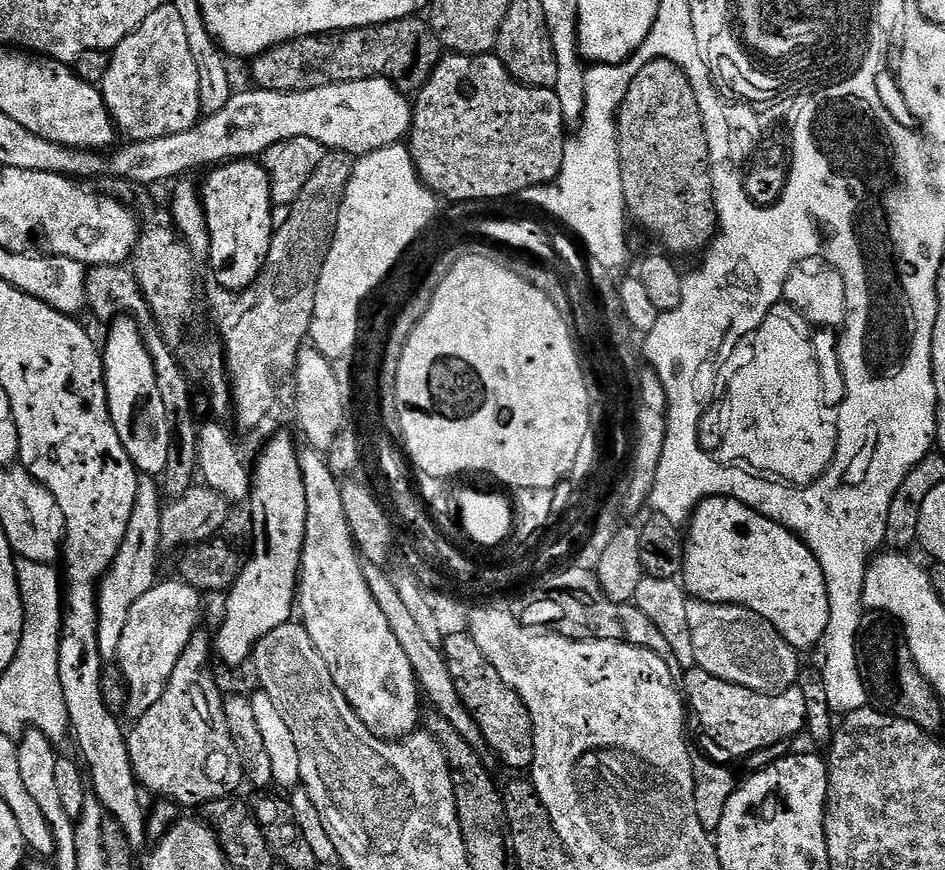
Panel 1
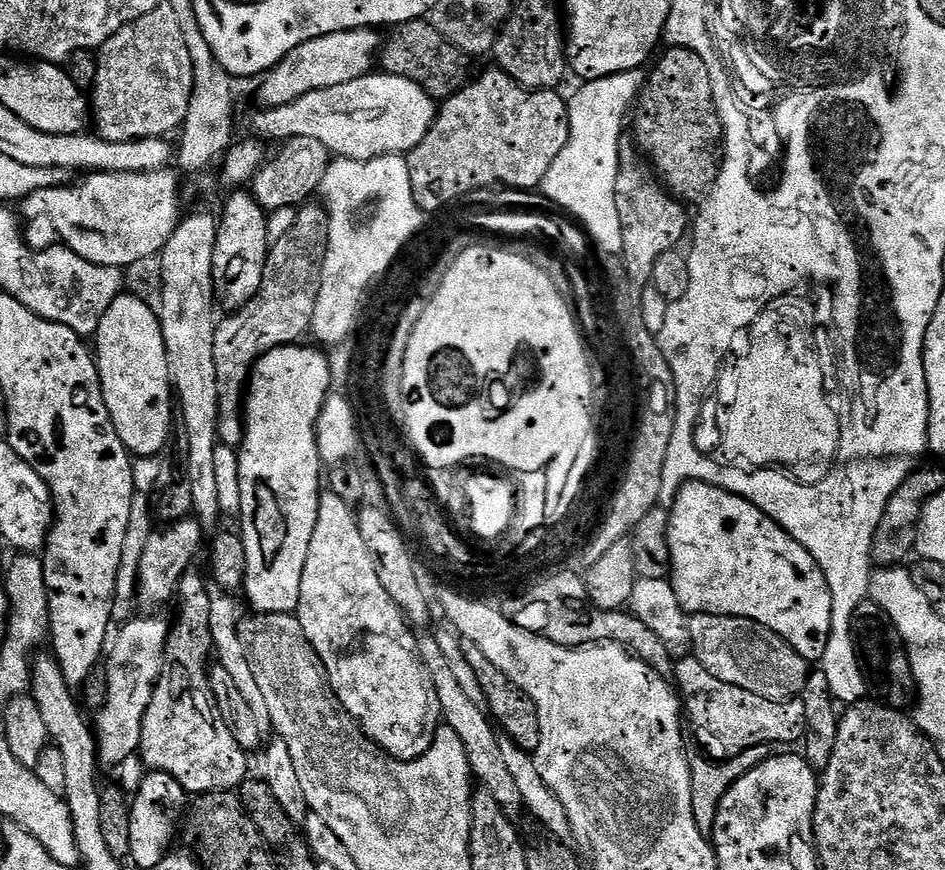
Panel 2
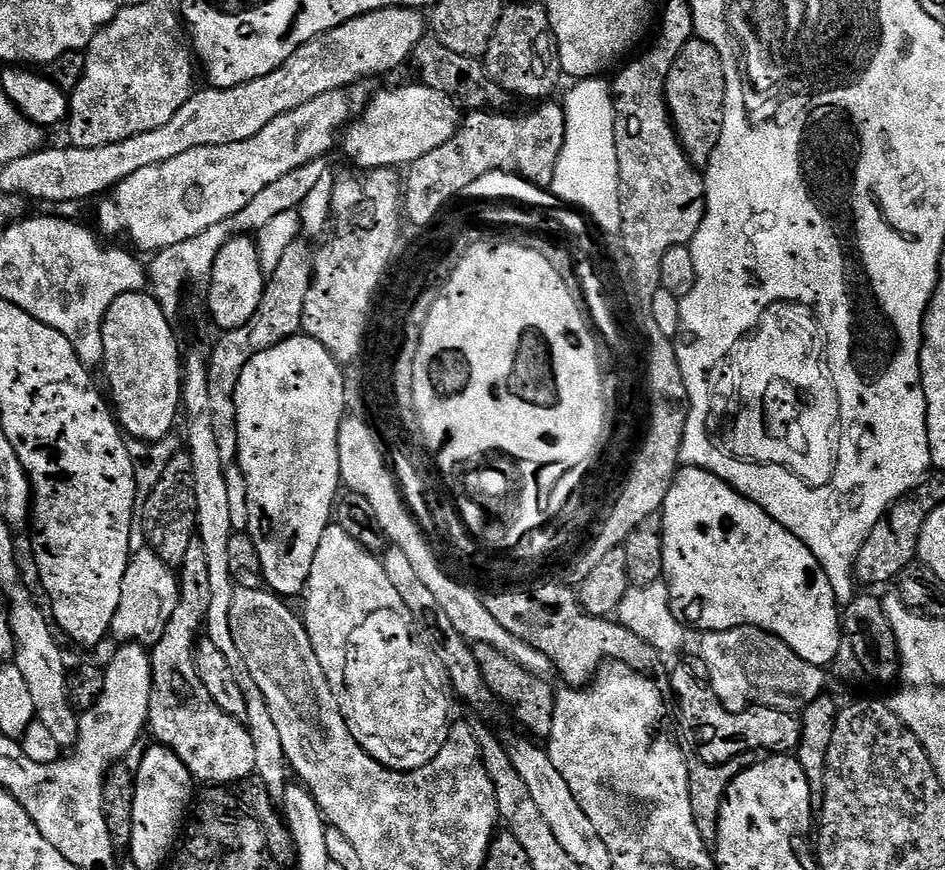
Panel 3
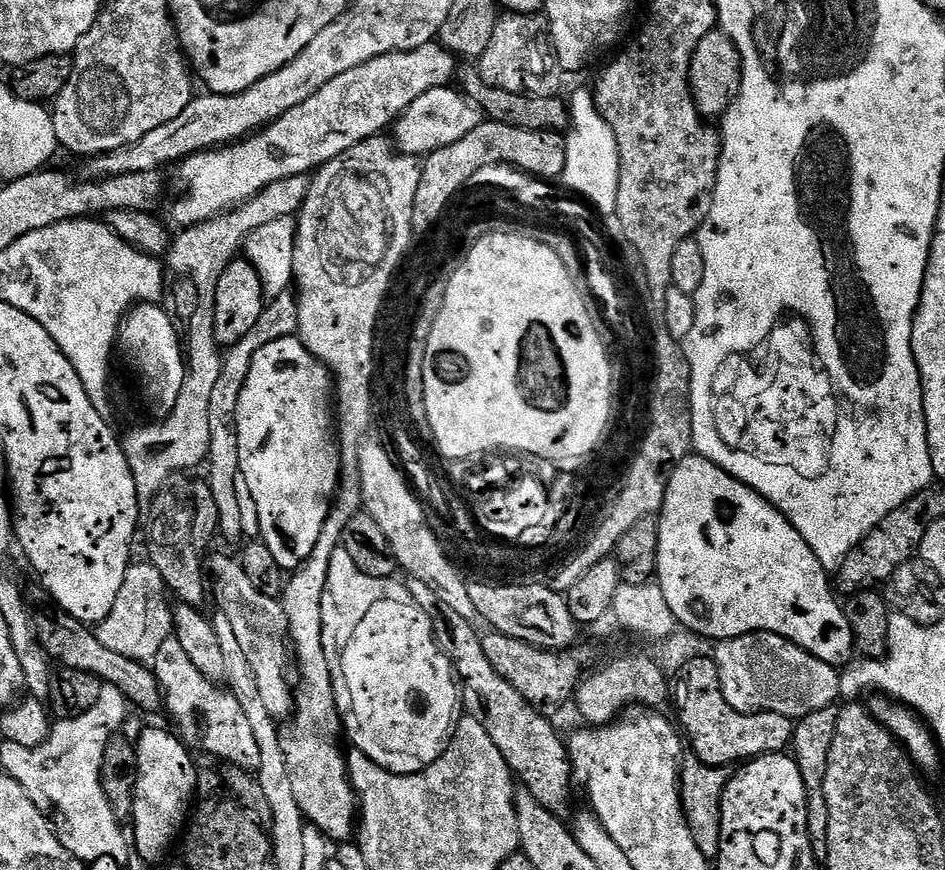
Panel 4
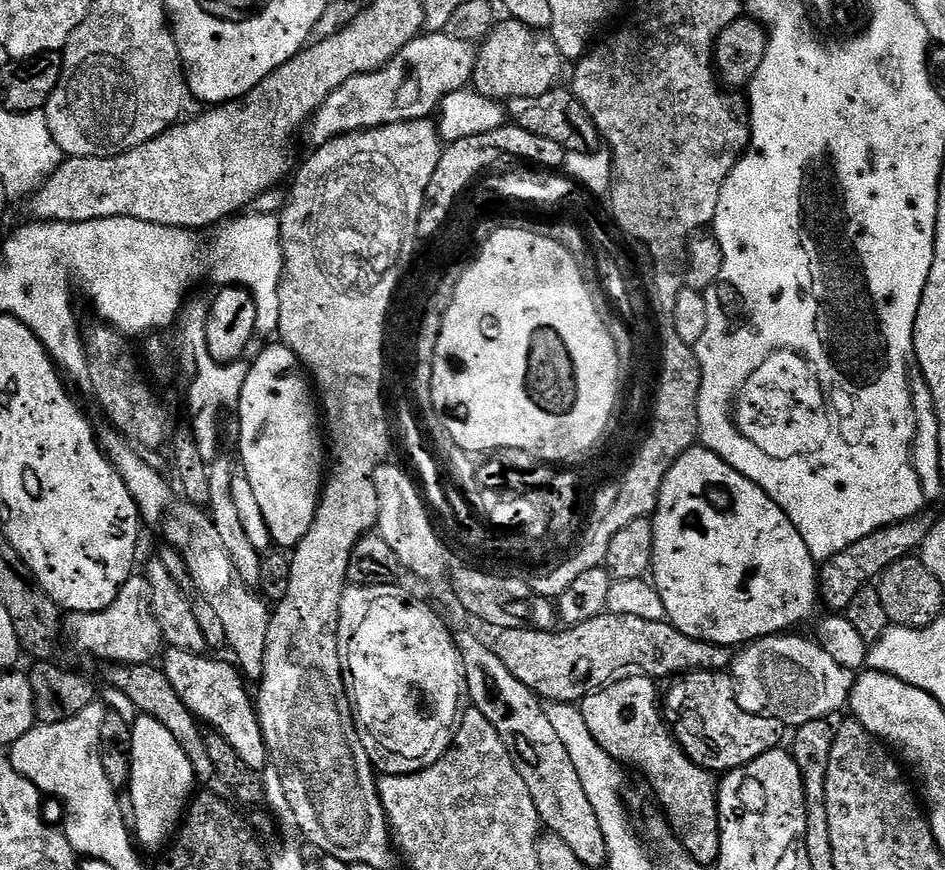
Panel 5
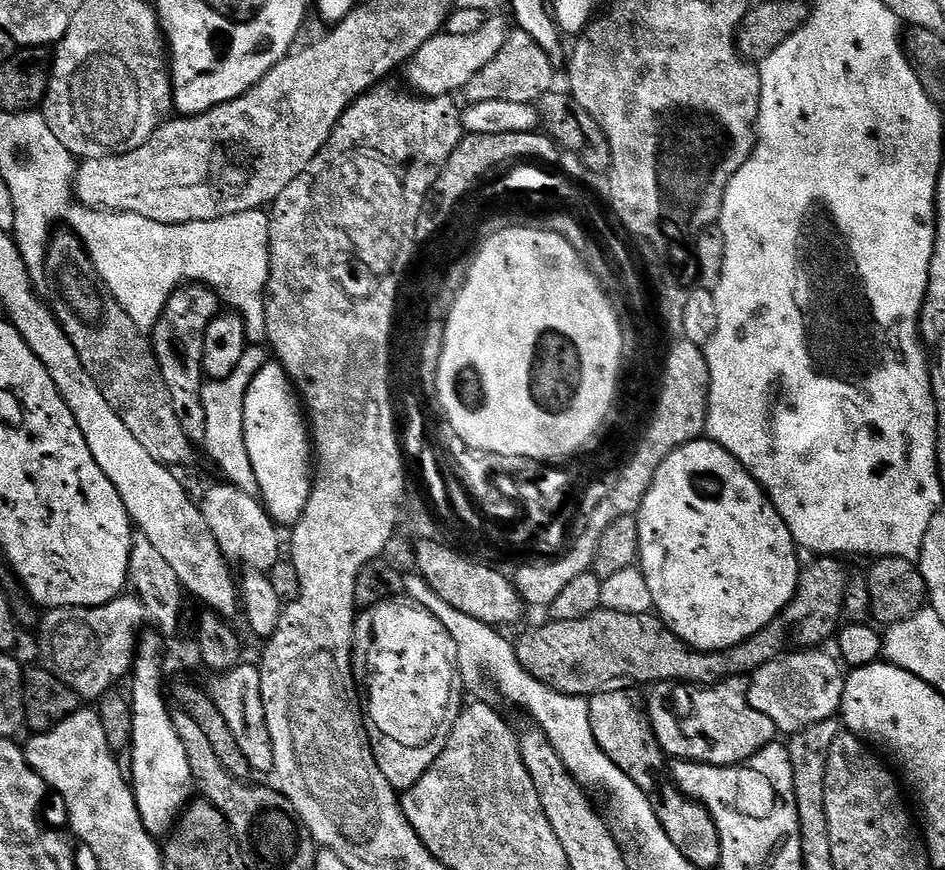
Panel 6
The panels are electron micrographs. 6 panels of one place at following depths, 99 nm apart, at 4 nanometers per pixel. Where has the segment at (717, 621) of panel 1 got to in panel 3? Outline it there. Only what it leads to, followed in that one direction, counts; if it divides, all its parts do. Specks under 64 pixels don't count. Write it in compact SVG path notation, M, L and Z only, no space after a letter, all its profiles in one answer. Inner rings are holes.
M738 626L734 630L705 632L699 639L700 656L708 667L706 679L716 697L730 709L755 706L800 714L810 702L825 695L825 669L806 662L806 658L798 658L782 638L766 630Z

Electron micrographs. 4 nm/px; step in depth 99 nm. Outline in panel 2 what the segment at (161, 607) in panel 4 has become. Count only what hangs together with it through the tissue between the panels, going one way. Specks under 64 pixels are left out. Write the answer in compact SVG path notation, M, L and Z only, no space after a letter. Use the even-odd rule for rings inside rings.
M195 518L178 520L153 530L146 542L146 550L142 550L142 562L138 568L138 593L139 607L144 610L160 610L163 604L171 605L177 599L182 578L193 567L196 555L200 552L200 543L206 539L206 533L200 527L200 521Z

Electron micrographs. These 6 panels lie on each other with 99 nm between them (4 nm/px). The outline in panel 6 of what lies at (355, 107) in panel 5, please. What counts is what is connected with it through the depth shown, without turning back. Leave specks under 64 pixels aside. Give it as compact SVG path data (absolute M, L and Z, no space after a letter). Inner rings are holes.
M492 14L485 19L484 25L475 34L450 34L444 32L439 36L430 38L412 55L412 59L406 65L408 80L412 83L411 91L421 96L446 96L449 94L463 93L464 87L475 78L502 50L506 42L510 24L500 17L500 14Z

